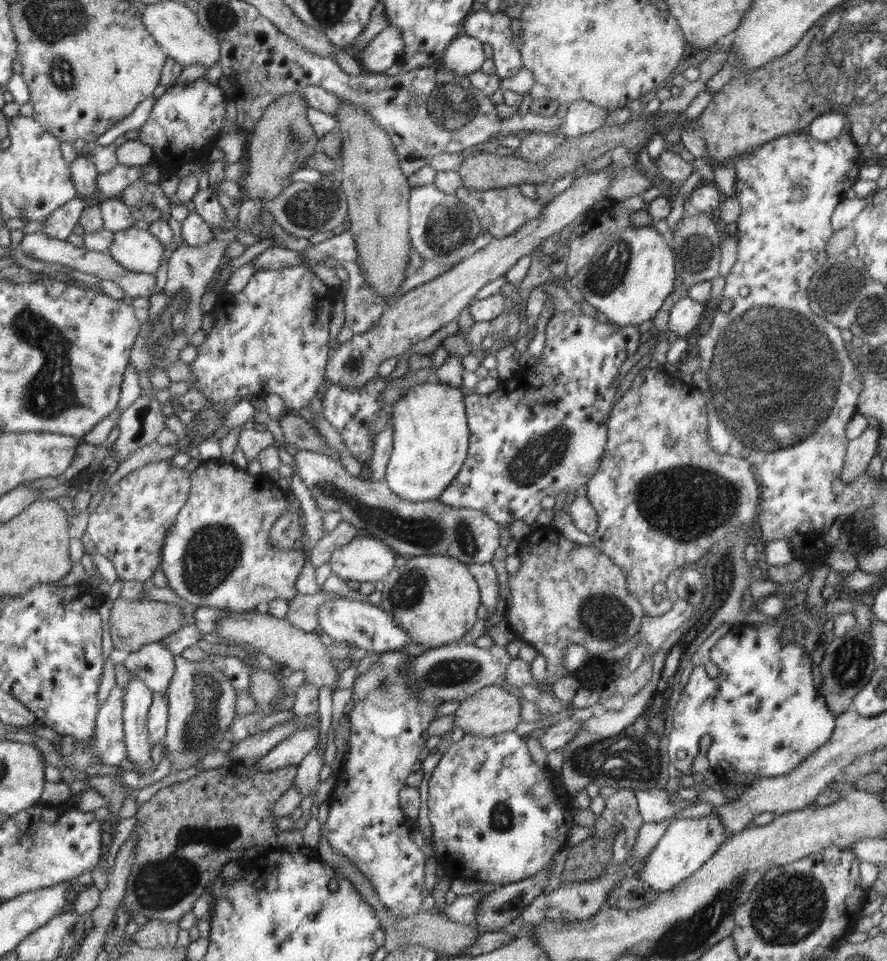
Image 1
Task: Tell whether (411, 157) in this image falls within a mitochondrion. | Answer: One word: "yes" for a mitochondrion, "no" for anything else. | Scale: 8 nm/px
no

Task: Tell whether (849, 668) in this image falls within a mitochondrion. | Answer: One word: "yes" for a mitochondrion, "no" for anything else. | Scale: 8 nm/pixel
yes

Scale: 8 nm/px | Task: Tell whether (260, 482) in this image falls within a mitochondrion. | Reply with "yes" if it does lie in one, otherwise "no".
no

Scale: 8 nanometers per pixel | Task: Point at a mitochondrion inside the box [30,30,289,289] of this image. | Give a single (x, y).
(61, 76)

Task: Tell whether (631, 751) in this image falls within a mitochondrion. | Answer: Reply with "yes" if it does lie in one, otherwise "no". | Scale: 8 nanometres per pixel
yes

